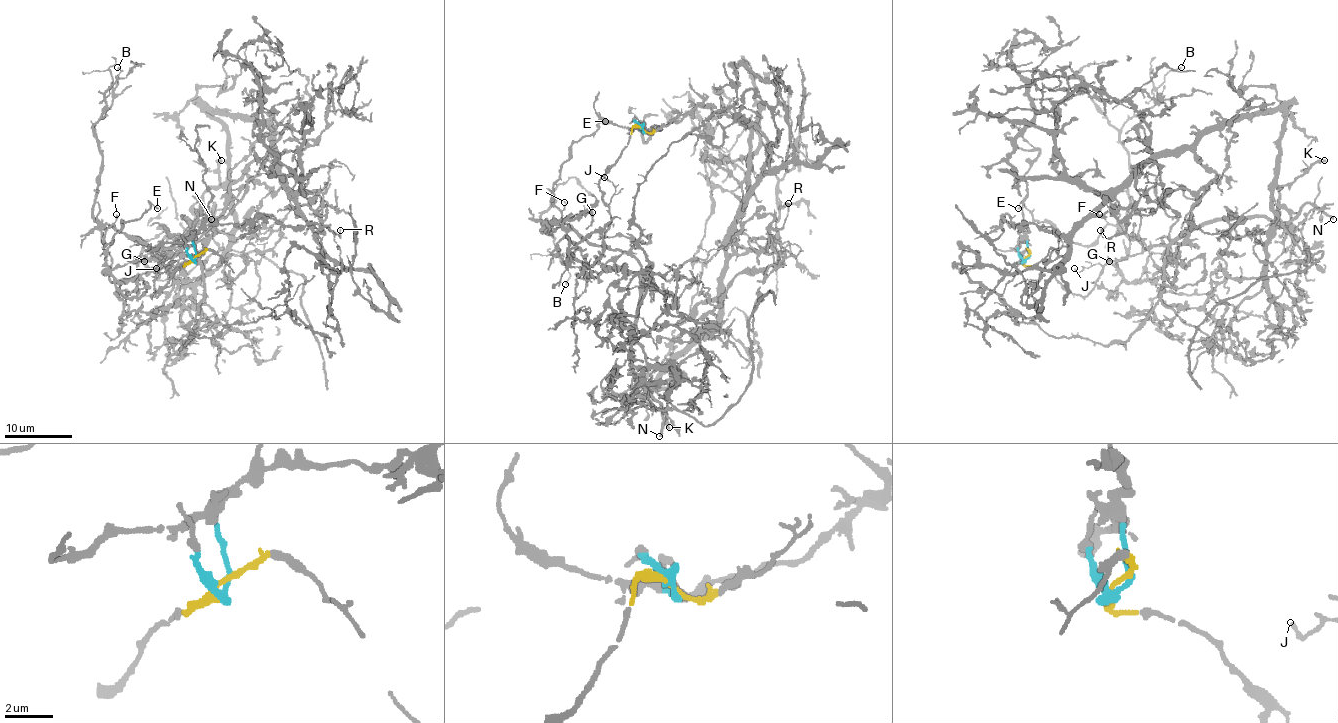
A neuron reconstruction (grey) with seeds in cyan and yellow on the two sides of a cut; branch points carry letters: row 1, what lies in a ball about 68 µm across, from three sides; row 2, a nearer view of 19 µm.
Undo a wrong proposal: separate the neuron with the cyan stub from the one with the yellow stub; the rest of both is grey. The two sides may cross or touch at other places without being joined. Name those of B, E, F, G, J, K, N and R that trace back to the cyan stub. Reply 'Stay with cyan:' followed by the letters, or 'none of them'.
Stay with cyan: G, K, R

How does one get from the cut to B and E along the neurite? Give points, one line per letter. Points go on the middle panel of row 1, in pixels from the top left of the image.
B: (641, 129), (599, 186), (611, 222), (600, 245), (543, 223), (565, 284)
E: (641, 129), (599, 186), (611, 222), (595, 245), (562, 220), (553, 183), (570, 147), (606, 120)

